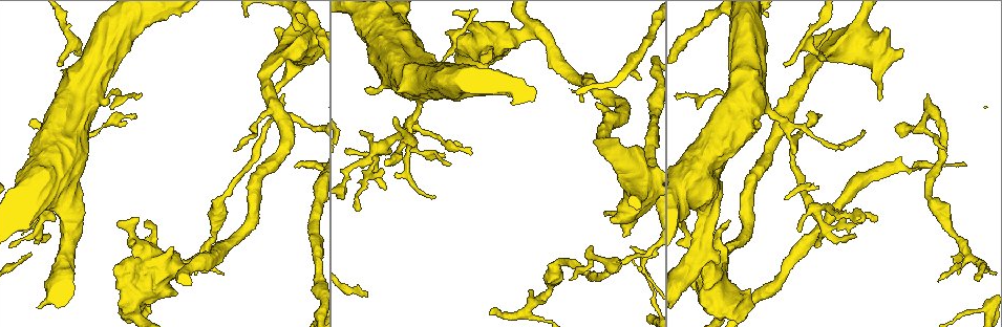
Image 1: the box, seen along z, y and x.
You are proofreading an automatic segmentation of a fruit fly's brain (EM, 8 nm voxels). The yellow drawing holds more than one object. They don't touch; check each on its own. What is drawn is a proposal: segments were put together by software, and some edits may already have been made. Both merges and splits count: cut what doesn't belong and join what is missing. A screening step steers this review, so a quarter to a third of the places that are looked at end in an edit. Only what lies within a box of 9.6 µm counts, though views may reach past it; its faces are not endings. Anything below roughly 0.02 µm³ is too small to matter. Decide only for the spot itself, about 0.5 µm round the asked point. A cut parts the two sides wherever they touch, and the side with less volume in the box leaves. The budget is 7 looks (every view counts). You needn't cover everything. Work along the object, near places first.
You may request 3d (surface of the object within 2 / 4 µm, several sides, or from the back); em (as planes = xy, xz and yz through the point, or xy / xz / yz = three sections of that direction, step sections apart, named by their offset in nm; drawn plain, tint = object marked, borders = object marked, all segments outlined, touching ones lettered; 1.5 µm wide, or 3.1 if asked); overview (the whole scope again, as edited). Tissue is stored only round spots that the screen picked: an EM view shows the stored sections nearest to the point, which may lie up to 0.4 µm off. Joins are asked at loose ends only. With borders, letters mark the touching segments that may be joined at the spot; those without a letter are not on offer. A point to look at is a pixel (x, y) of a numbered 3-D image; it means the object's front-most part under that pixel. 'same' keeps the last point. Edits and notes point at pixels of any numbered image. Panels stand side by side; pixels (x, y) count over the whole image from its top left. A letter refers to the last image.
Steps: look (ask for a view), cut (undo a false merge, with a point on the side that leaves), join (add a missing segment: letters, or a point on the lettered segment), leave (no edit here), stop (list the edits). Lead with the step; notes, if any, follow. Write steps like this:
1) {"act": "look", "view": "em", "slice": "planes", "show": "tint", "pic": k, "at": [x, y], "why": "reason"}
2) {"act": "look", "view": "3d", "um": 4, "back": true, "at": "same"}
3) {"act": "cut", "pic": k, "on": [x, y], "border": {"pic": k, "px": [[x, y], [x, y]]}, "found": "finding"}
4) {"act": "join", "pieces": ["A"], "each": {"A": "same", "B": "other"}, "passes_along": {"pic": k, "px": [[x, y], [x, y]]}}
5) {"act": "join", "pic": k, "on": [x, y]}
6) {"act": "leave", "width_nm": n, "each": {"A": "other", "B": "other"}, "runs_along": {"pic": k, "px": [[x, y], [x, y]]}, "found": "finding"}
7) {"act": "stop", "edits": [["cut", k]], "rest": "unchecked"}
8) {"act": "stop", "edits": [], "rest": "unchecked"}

{"act": "look", "view": "em", "slice": "planes", "show": "tint", "pic": 1, "at": [529, 29], "why": "sharp bend"}

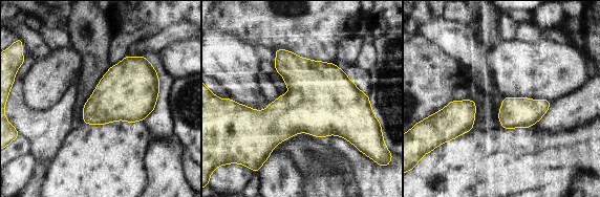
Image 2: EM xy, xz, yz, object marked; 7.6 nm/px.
{"act": "look", "view": "em", "slice": "planes", "show": "borders", "at": "same"}

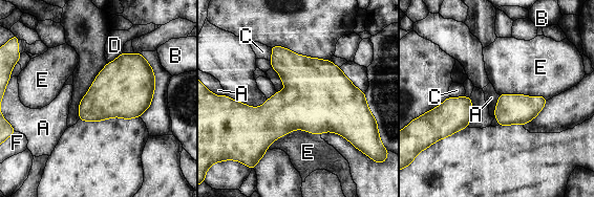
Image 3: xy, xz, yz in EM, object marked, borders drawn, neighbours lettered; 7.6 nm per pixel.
{"act": "leave", "width_nm": 360, "longest_contact_nm": ["E", 440], "each": {"A": "other", "B": "other", "C": "other", "D": "other", "E": "other", "F": "other"}, "found": "continuous, no second cell"}

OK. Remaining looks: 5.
{"act": "look", "view": "3d", "um": 2, "back": true, "pic": 1, "at": [434, 198]}

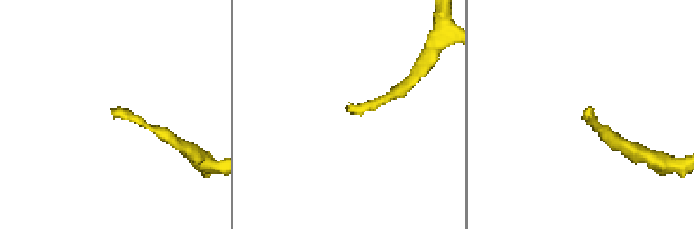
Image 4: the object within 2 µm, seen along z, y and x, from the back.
{"act": "look", "view": "em", "slice": "xy", "step": 8, "show": "borders", "pic": 4, "at": [591, 106]}

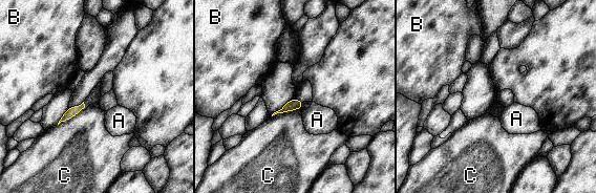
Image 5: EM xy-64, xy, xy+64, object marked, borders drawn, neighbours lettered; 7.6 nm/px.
{"act": "leave", "longest_contact_nm": ["C", 280], "each": {"A": "other", "B": "other", "C": "other"}, "found": "none of them fits"}

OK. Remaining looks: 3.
{"act": "look", "view": "em", "slice": "xz", "step": 8, "show": "tint", "pic": 1, "at": [854, 238]}

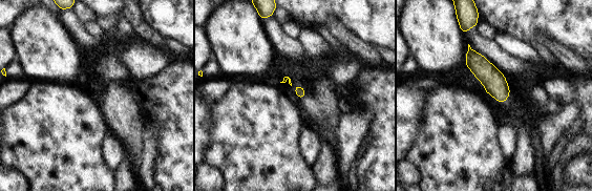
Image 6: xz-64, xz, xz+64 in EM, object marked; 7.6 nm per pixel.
{"act": "look", "view": "em", "slice": "planes", "show": "borders", "at": "same", "why": "cut it another way"}

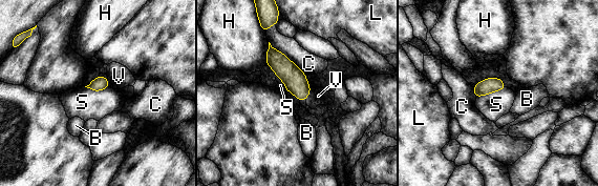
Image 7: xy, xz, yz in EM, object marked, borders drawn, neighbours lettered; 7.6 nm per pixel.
{"act": "join", "pieces": ["V"], "each": {"B": "other", "C": "other", "H": "other", "L": "other", "S": "other", "V": "same"}, "found": "the cell continues"}

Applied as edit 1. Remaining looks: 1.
{"act": "stop", "edits": [["join", 7]], "rest": "unchecked"}

